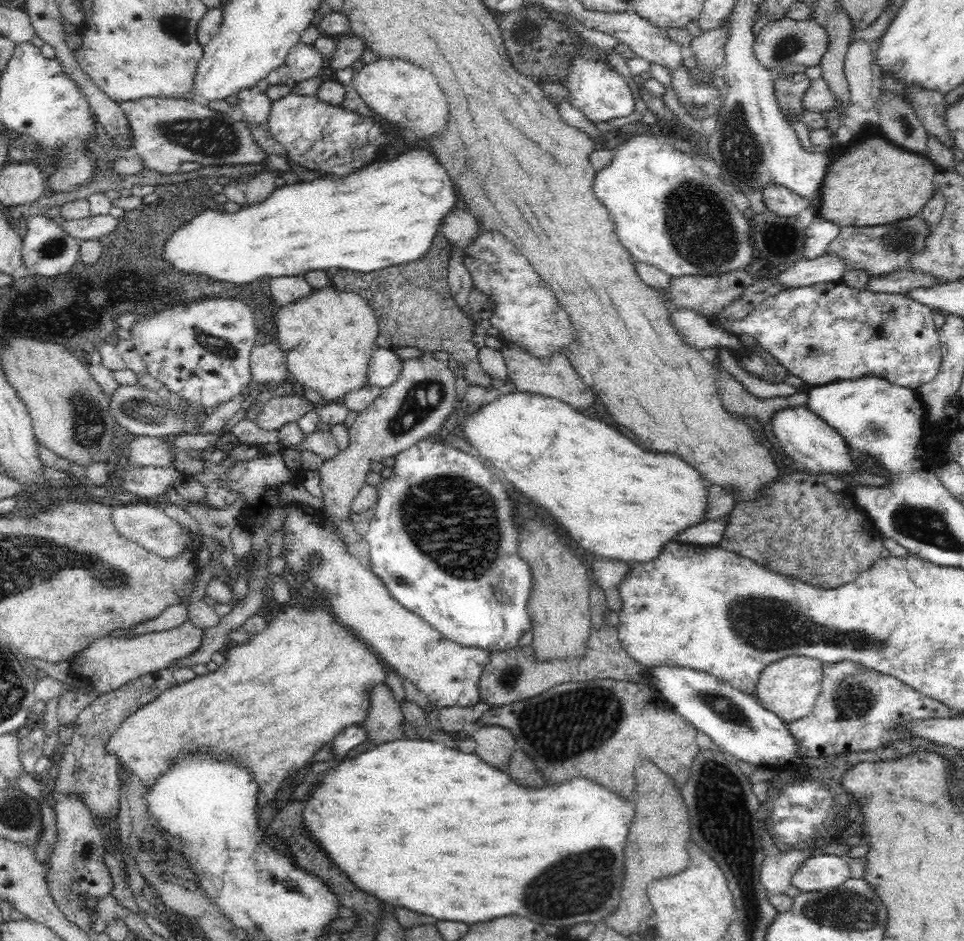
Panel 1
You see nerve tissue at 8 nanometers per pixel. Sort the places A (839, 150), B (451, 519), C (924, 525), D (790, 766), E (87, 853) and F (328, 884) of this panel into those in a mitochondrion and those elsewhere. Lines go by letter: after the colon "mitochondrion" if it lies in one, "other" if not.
A: other
B: mitochondrion
C: mitochondrion
D: other
E: mitochondrion
F: other

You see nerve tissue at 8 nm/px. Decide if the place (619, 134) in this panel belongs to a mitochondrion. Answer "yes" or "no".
no

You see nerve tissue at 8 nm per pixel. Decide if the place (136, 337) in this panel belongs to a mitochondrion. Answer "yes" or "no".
no

